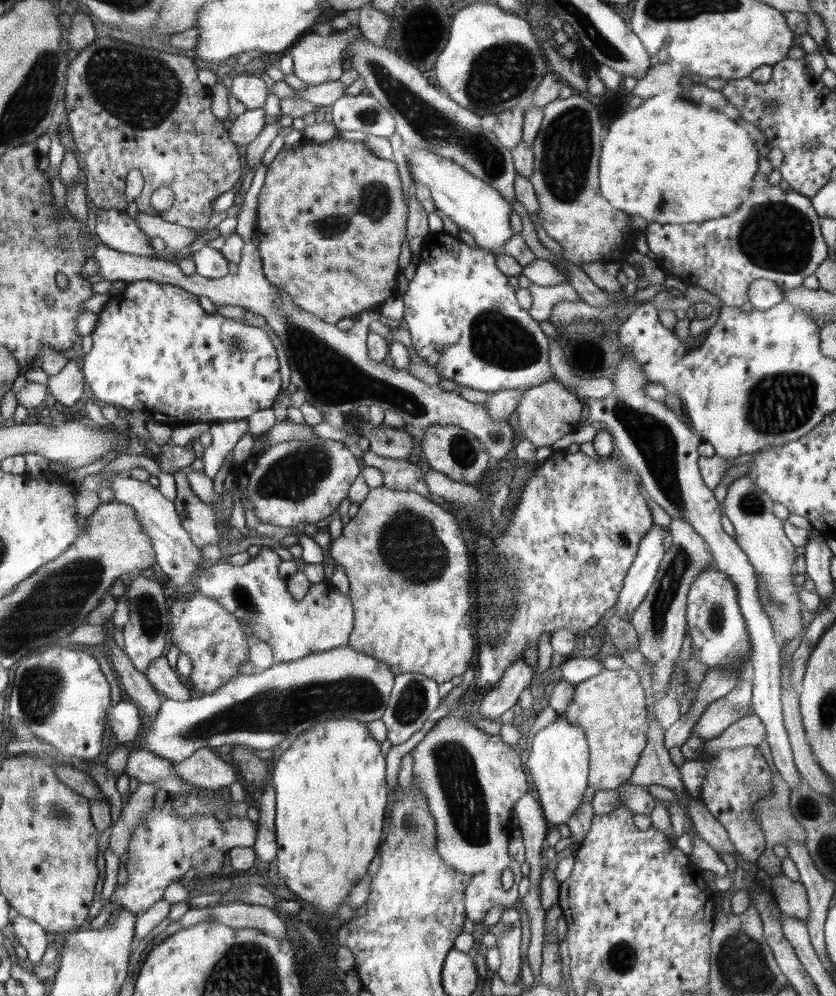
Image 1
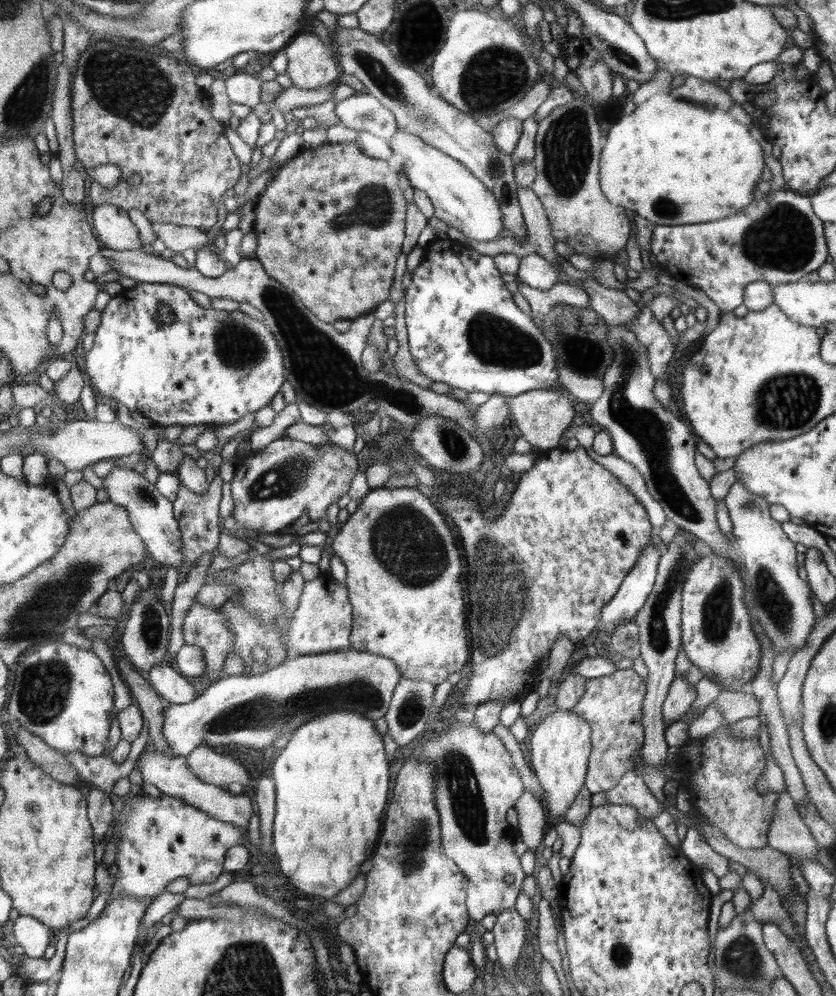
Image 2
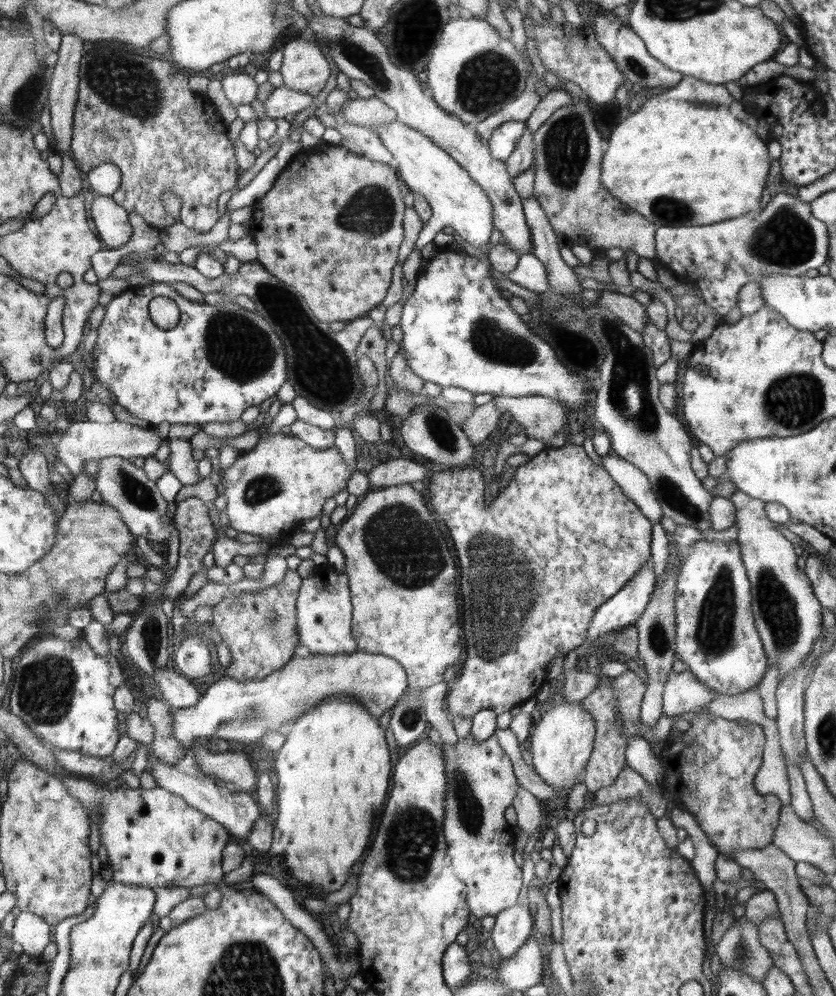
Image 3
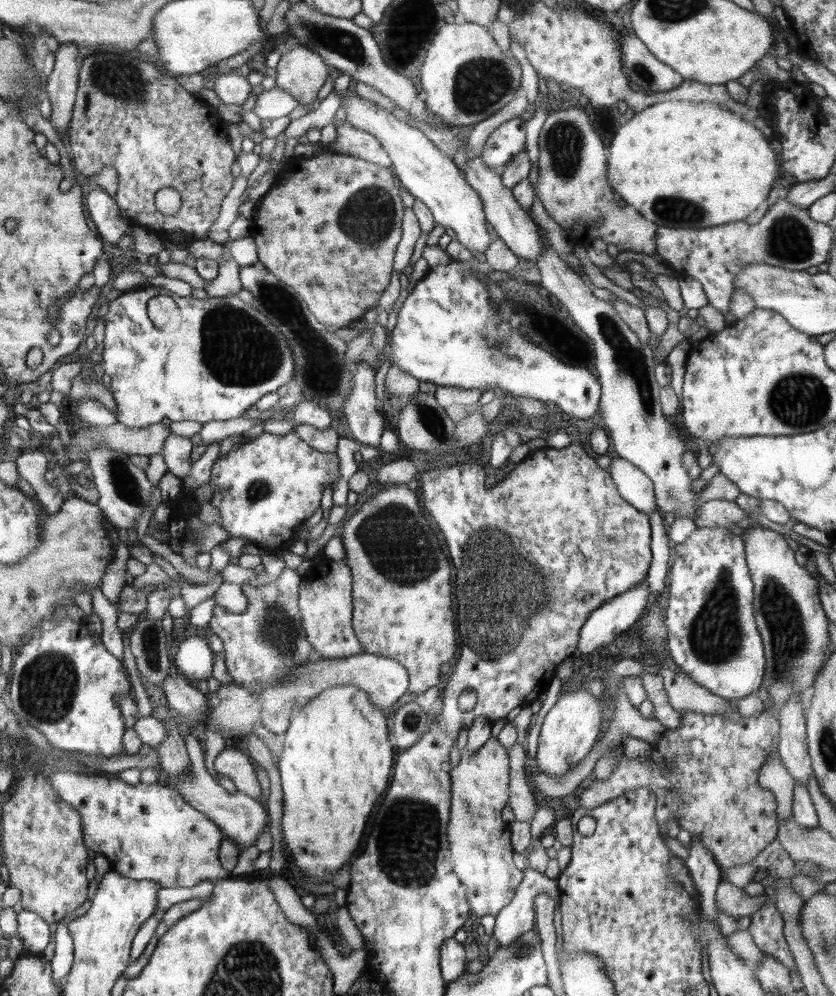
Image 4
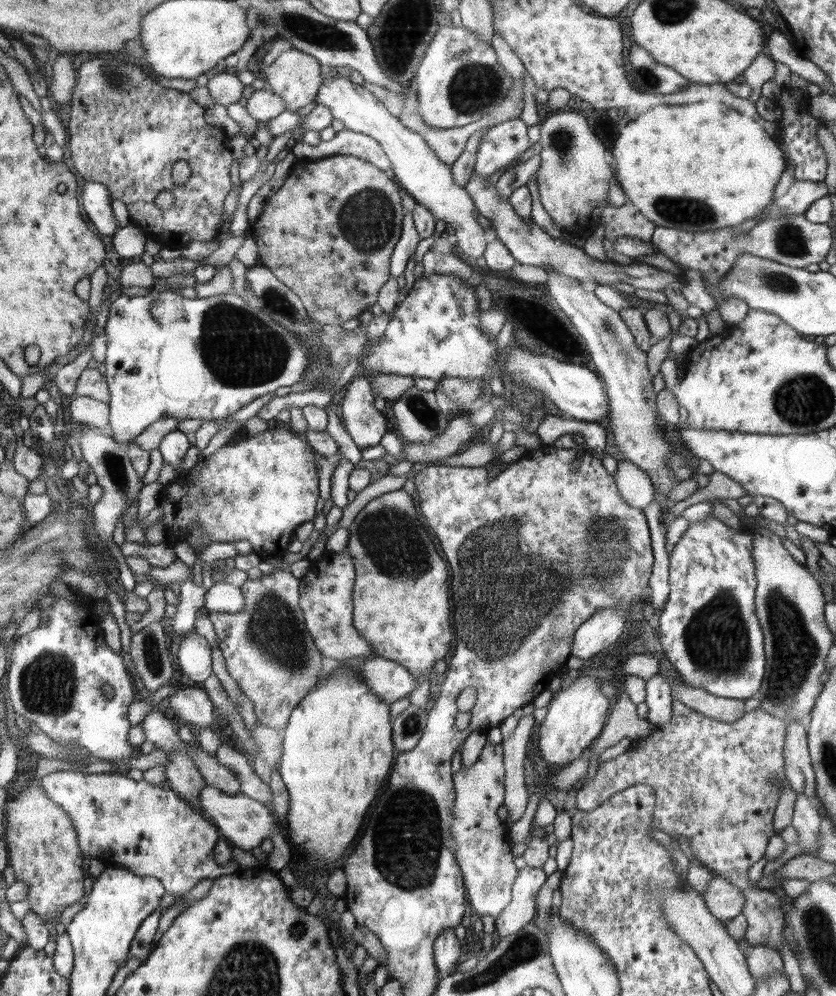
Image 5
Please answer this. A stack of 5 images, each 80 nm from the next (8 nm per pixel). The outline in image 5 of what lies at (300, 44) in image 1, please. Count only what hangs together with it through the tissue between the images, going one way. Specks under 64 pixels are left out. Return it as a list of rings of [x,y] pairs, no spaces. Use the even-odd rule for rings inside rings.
[[[294,48],[274,59],[265,74],[266,89],[281,96],[286,111],[290,112],[314,102],[323,81],[321,64],[313,56]]]

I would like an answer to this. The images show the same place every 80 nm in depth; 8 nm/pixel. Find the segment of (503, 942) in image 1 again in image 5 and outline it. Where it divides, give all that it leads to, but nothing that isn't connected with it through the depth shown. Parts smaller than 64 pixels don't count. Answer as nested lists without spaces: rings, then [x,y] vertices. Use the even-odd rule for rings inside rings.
[[[527,864],[519,870],[511,890],[510,904],[495,919],[495,928],[500,938],[520,931],[531,920],[535,920],[537,894],[546,880],[542,868]]]

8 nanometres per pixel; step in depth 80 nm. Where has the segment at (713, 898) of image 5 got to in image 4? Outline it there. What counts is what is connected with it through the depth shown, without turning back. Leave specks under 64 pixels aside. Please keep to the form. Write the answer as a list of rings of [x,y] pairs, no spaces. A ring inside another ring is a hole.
[[[720,880],[716,893],[717,912],[720,910],[732,918],[750,917],[761,908],[765,900],[769,900],[769,897],[772,897],[770,891],[765,895],[750,896],[728,881]]]

